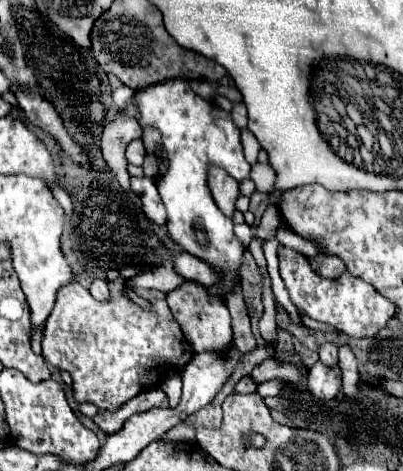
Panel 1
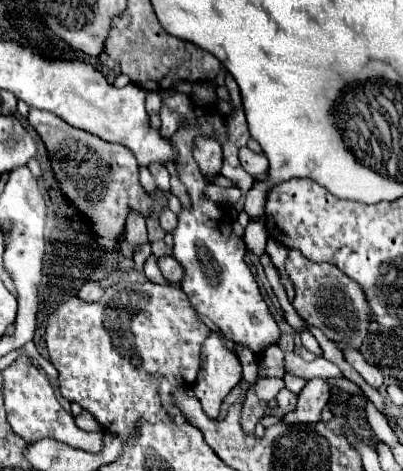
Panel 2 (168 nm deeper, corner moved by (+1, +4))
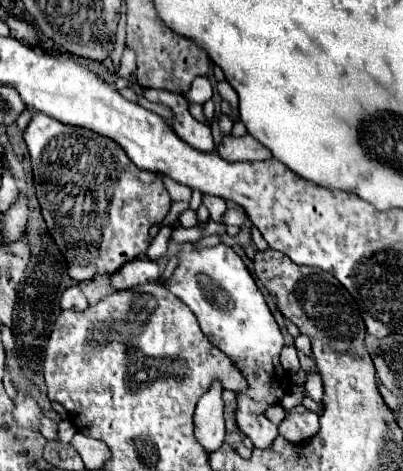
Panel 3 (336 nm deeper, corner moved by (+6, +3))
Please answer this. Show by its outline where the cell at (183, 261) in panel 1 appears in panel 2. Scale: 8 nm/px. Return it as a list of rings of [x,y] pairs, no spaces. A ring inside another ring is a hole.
[[[161,257],[159,269],[161,269],[163,277],[169,281],[181,281],[185,277],[185,269],[181,269],[181,263],[177,263],[177,259],[173,259],[173,257]]]

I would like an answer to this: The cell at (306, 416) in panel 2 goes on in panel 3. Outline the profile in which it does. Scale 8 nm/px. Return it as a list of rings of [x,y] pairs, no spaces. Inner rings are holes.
[[[316,412],[292,414],[292,416],[288,414],[284,422],[278,426],[278,430],[290,444],[300,446],[318,432],[318,414]]]

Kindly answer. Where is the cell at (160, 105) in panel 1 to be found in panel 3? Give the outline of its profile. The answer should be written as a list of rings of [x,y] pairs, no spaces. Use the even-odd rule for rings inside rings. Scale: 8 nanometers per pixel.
[[[186,242],[178,256],[180,256],[180,264],[172,272],[172,276],[164,282],[164,286],[194,312],[194,316],[198,318],[198,324],[200,324],[204,336],[210,340],[210,344],[214,344],[218,350],[222,350],[248,380],[248,388],[242,392],[236,392],[236,402],[238,402],[236,426],[240,428],[240,432],[244,436],[248,436],[252,440],[254,448],[270,448],[272,440],[276,440],[276,436],[278,436],[278,426],[272,424],[264,416],[264,412],[266,412],[266,408],[280,404],[280,400],[284,398],[284,394],[290,386],[290,378],[288,378],[290,374],[284,368],[280,368],[280,350],[284,348],[284,338],[280,334],[280,328],[278,328],[270,308],[266,306],[266,300],[264,300],[262,292],[258,290],[246,264],[230,246],[218,244],[214,248],[196,250],[192,242]]]

